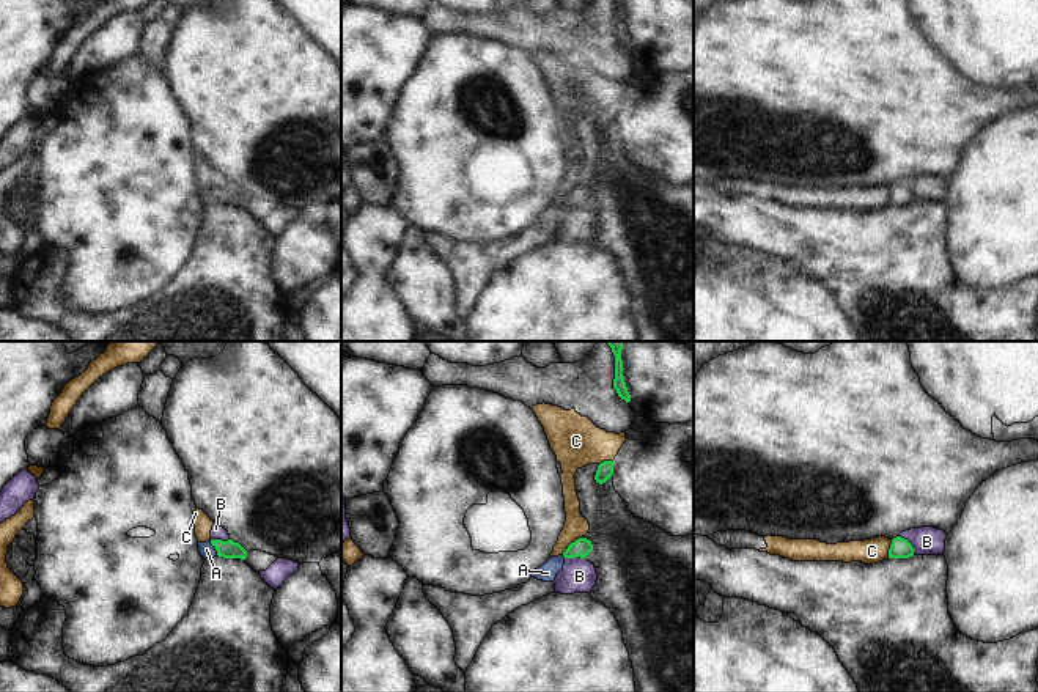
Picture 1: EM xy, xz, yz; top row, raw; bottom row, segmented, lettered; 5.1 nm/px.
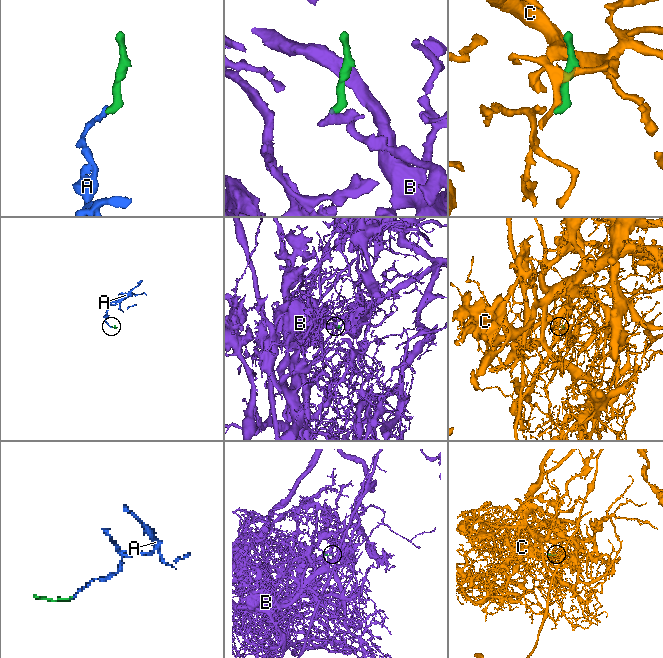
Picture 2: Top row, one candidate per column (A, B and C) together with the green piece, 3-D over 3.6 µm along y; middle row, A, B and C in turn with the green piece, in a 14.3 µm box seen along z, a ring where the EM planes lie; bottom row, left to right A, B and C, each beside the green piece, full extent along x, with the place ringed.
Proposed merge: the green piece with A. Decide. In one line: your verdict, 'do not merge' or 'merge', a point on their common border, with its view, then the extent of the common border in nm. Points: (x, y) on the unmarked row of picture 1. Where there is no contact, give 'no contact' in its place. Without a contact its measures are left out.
merge; contact xy (214, 194); length 80 nm

